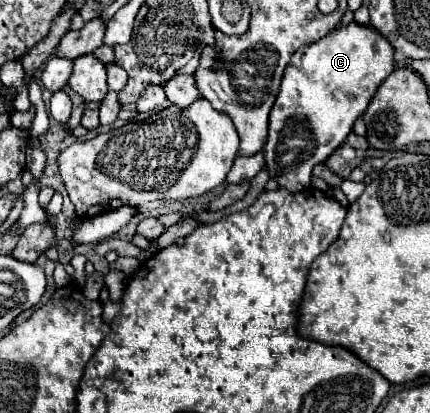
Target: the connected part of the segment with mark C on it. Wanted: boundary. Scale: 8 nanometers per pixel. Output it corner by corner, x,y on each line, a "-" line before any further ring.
358,23
334,29
324,39
296,51
292,55
292,63
284,71
278,97
270,111
268,141
264,145
264,159
270,177
290,193
308,189
314,165
324,163
340,147
340,143
352,131
354,121
364,115
372,95
392,71
394,71
394,49
390,47
390,43
372,27
362,27

